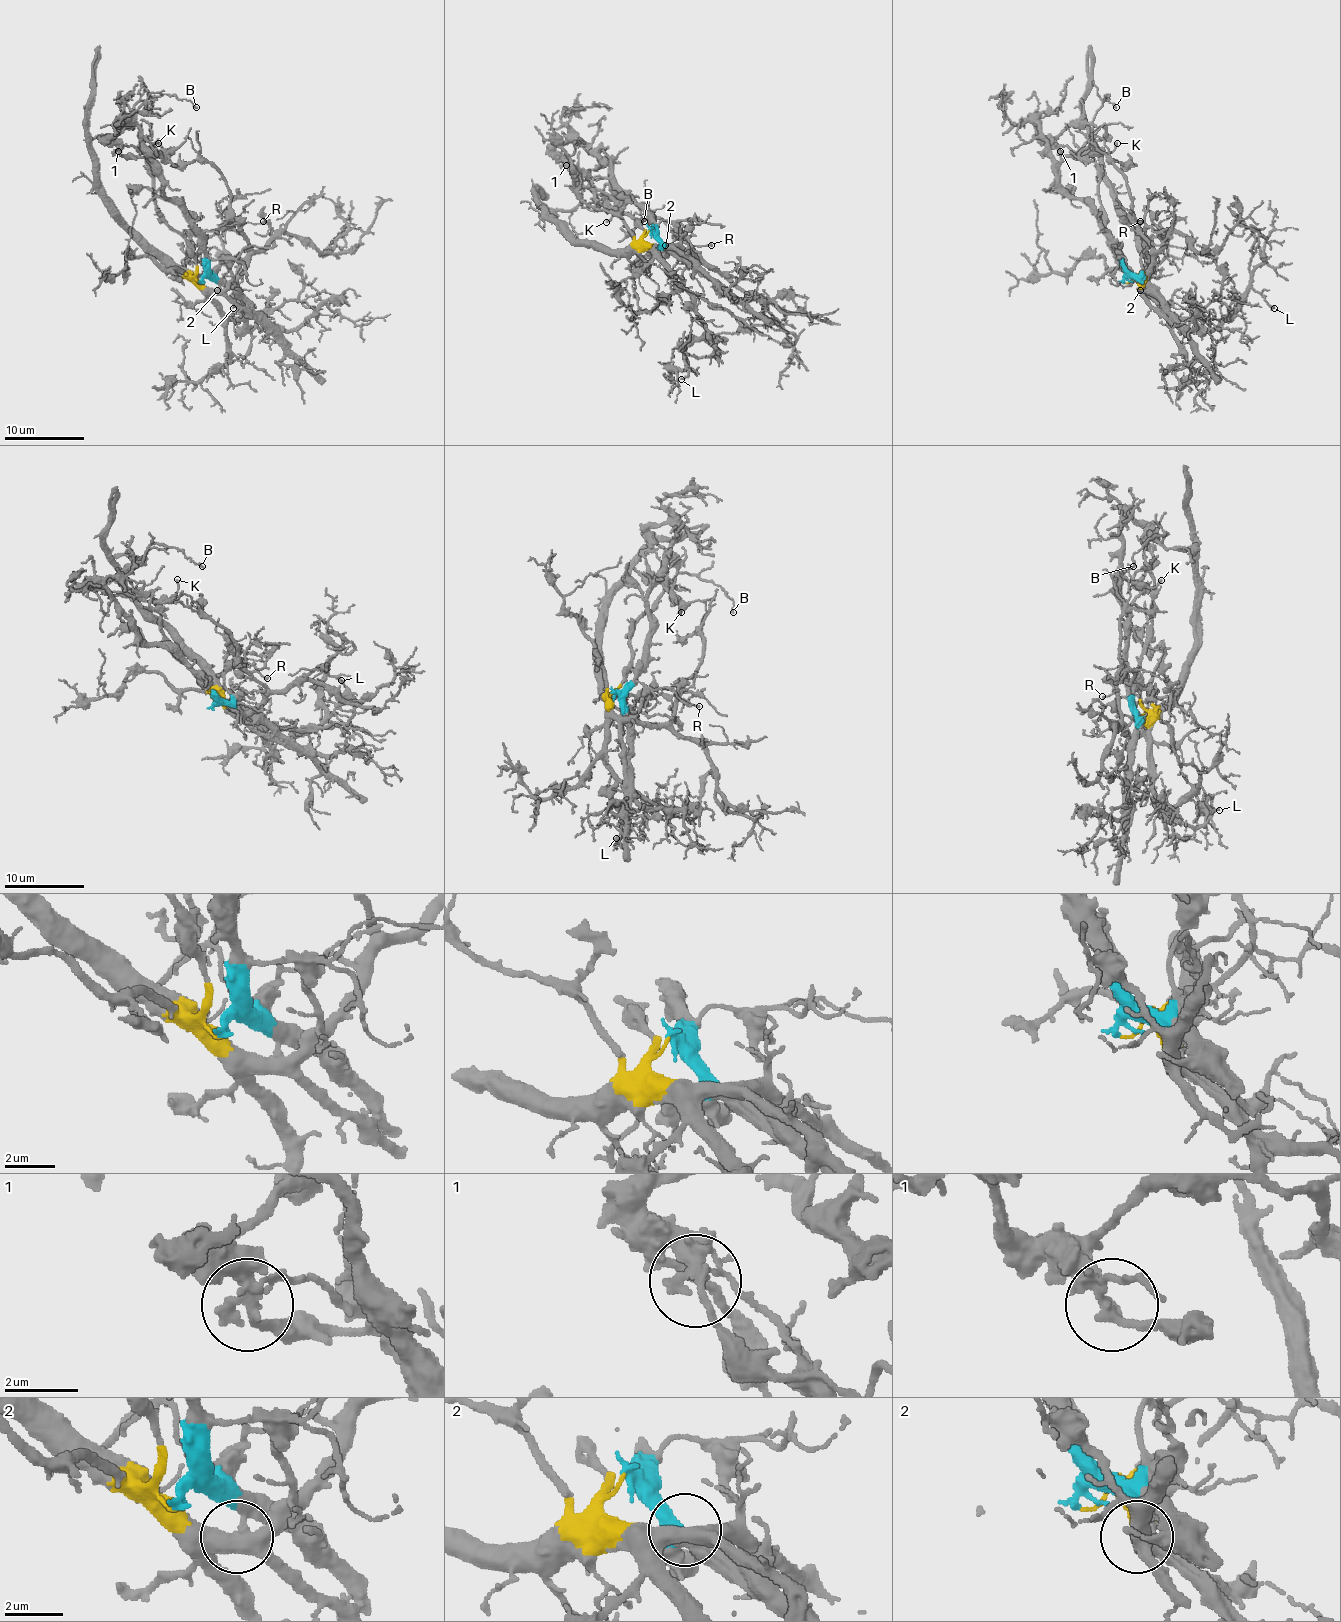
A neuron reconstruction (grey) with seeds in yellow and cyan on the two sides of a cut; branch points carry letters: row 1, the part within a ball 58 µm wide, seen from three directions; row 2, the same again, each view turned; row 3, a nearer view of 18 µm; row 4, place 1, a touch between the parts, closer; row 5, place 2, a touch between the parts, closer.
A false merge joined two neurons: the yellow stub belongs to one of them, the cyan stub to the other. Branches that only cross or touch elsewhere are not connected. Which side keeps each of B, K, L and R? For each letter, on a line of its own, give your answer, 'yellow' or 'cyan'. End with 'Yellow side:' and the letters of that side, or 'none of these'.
B: cyan
K: cyan
L: yellow
R: yellow
Yellow side: L, R

